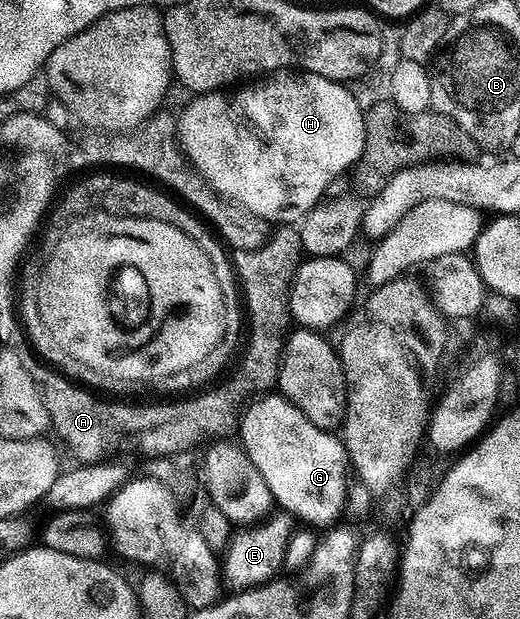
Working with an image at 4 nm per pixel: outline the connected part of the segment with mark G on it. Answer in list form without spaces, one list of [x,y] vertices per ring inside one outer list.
[[[268,392],[249,401],[240,415],[239,434],[239,445],[243,446],[250,456],[254,468],[262,472],[262,480],[266,480],[266,488],[270,488],[272,501],[281,511],[291,514],[293,519],[302,518],[306,521],[303,523],[316,528],[324,528],[335,523],[339,519],[336,517],[340,513],[342,515],[345,513],[350,484],[350,477],[348,478],[350,463],[344,453],[343,441],[335,433],[310,424],[304,413],[283,394]]]

